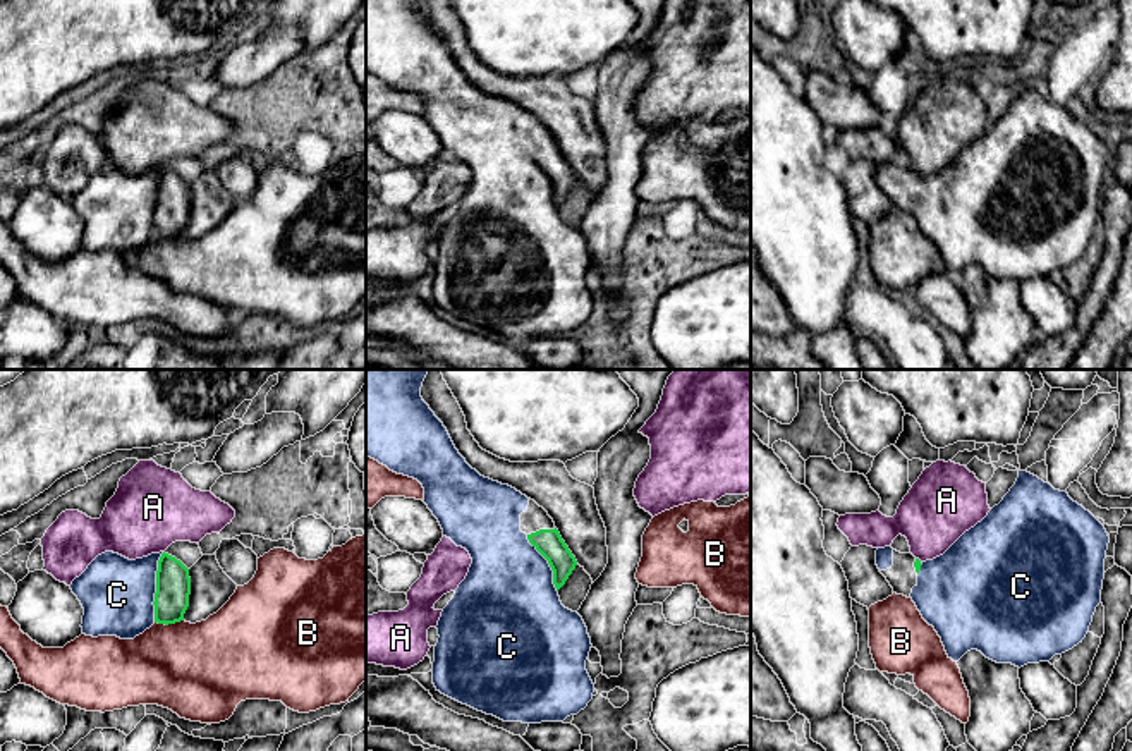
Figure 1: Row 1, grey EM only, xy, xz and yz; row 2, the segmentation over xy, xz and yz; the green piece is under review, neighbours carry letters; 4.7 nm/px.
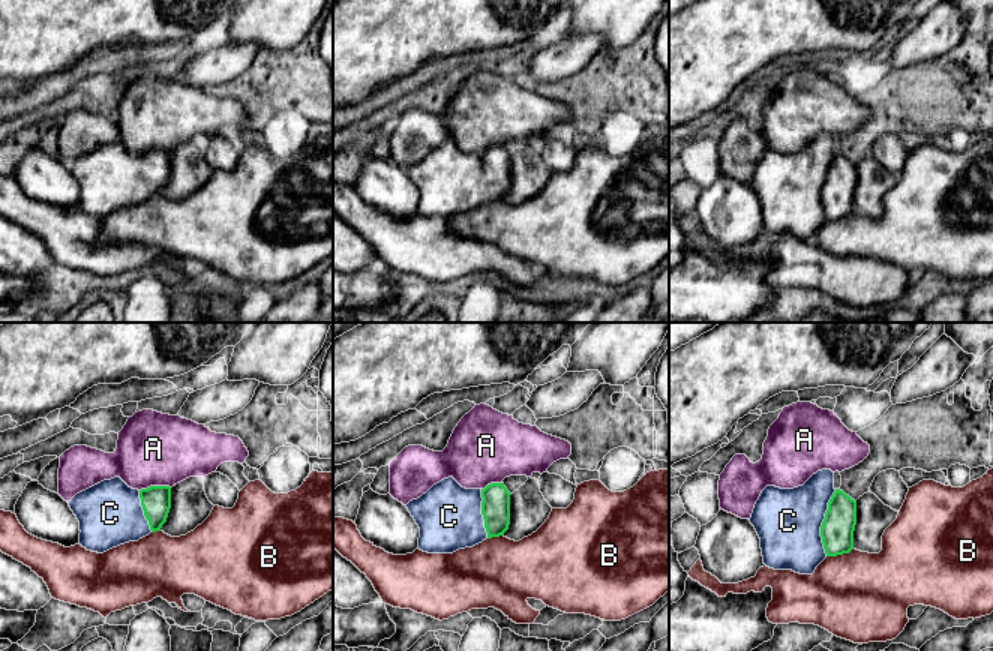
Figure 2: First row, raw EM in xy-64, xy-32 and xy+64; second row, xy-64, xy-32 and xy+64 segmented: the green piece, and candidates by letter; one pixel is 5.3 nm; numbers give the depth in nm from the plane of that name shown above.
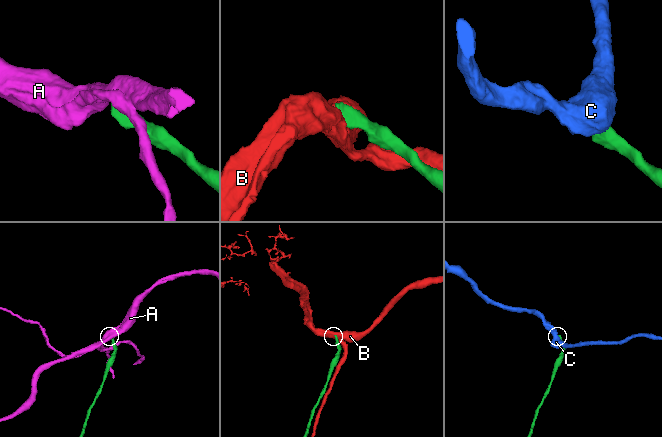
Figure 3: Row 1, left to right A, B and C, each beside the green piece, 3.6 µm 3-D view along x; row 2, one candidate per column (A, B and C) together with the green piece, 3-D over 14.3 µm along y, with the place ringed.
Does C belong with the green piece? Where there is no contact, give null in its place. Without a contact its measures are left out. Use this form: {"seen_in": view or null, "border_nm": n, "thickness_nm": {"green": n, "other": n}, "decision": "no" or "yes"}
{"seen_in": "xy", "border_nm": 340, "thickness_nm": {"green": 160, "other": 340}, "decision": "yes"}

